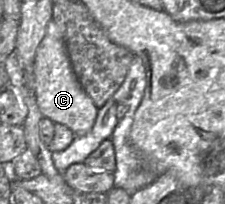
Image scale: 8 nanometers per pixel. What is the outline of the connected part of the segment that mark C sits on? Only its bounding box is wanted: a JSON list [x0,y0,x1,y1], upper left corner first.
[32,20,98,136]

